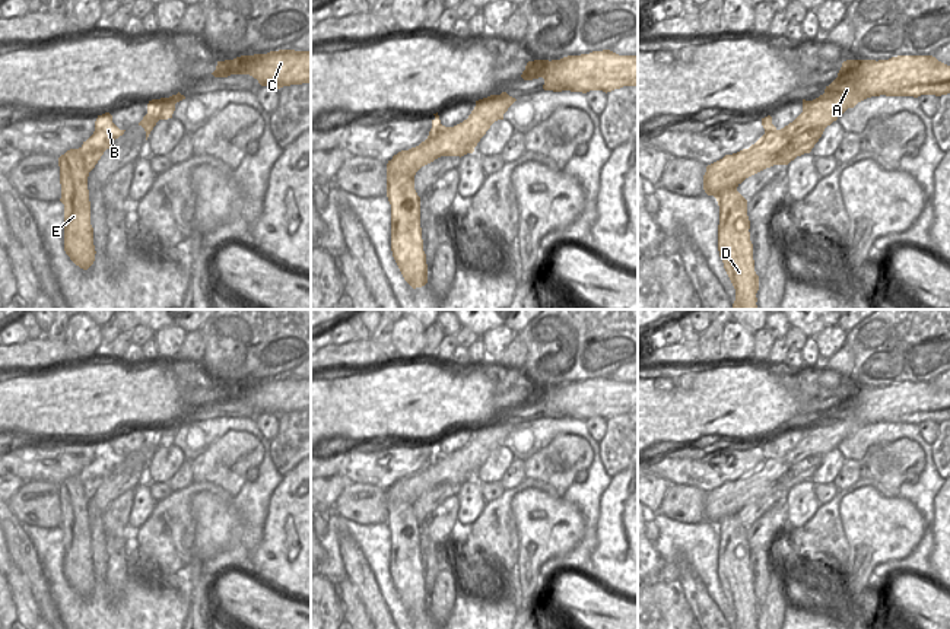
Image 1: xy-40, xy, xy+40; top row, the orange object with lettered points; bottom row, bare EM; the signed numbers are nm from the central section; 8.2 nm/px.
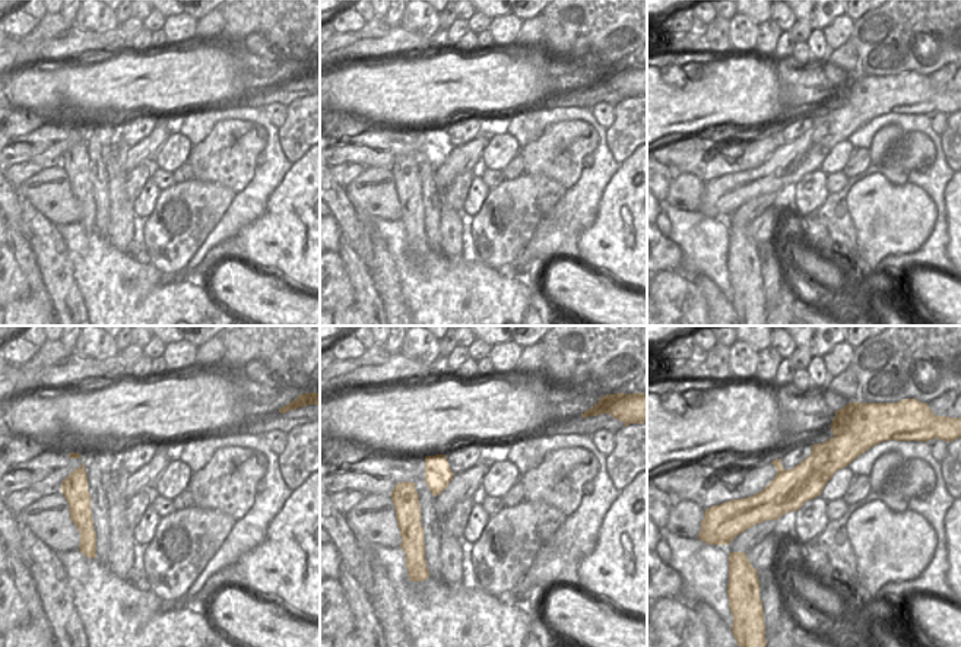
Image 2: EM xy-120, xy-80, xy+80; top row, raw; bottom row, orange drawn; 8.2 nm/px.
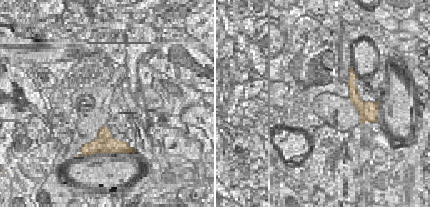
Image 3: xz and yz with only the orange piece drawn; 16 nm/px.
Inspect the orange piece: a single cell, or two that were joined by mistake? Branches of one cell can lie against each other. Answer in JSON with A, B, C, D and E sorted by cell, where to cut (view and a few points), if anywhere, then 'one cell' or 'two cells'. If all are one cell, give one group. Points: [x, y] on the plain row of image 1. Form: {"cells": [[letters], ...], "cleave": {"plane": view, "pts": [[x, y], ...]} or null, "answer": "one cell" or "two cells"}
{"cells": [["A", "B", "C"], ["D", "E"]], "cleave": {"plane": "xy", "pts": [[413, 502], [394, 499], [387, 508]]}, "answer": "two cells"}

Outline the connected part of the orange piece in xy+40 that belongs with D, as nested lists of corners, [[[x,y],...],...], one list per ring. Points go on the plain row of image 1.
[[[737,515],[717,524],[719,533],[718,578],[735,616],[734,629],[757,629],[759,603],[754,598],[747,527]]]

